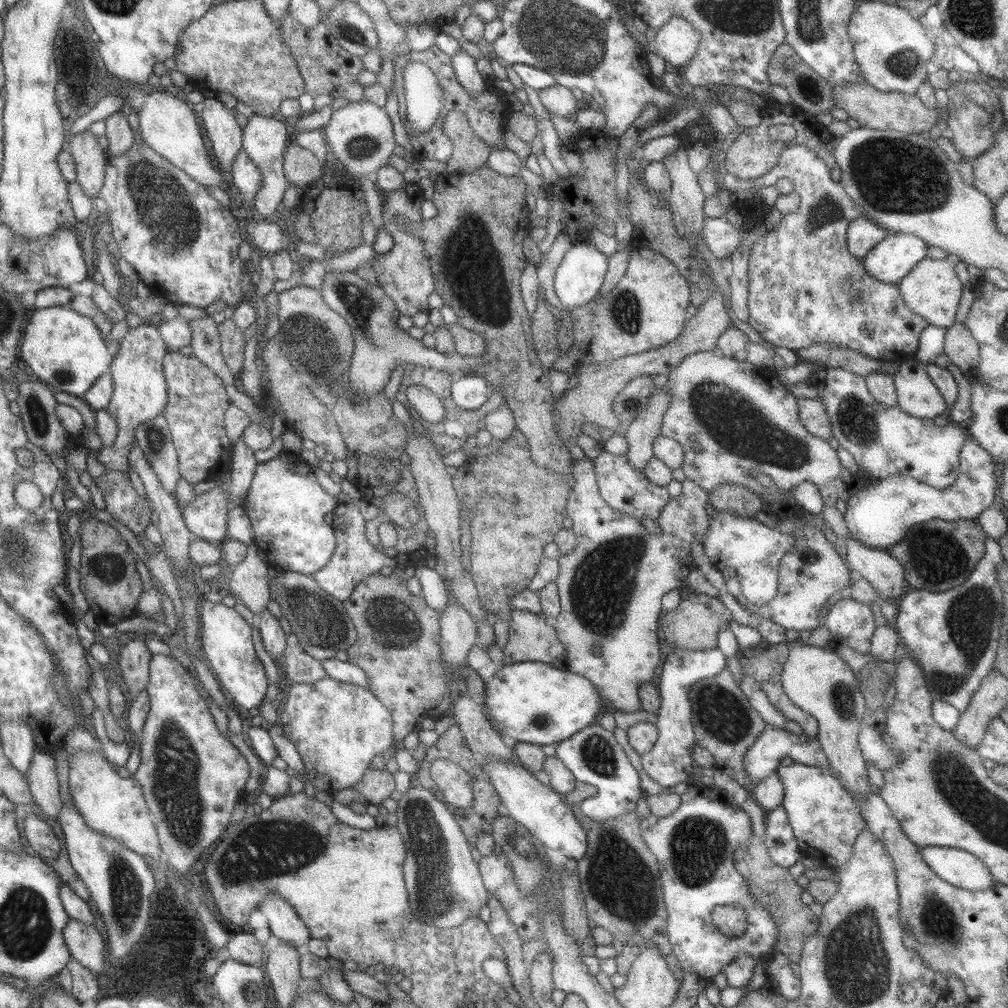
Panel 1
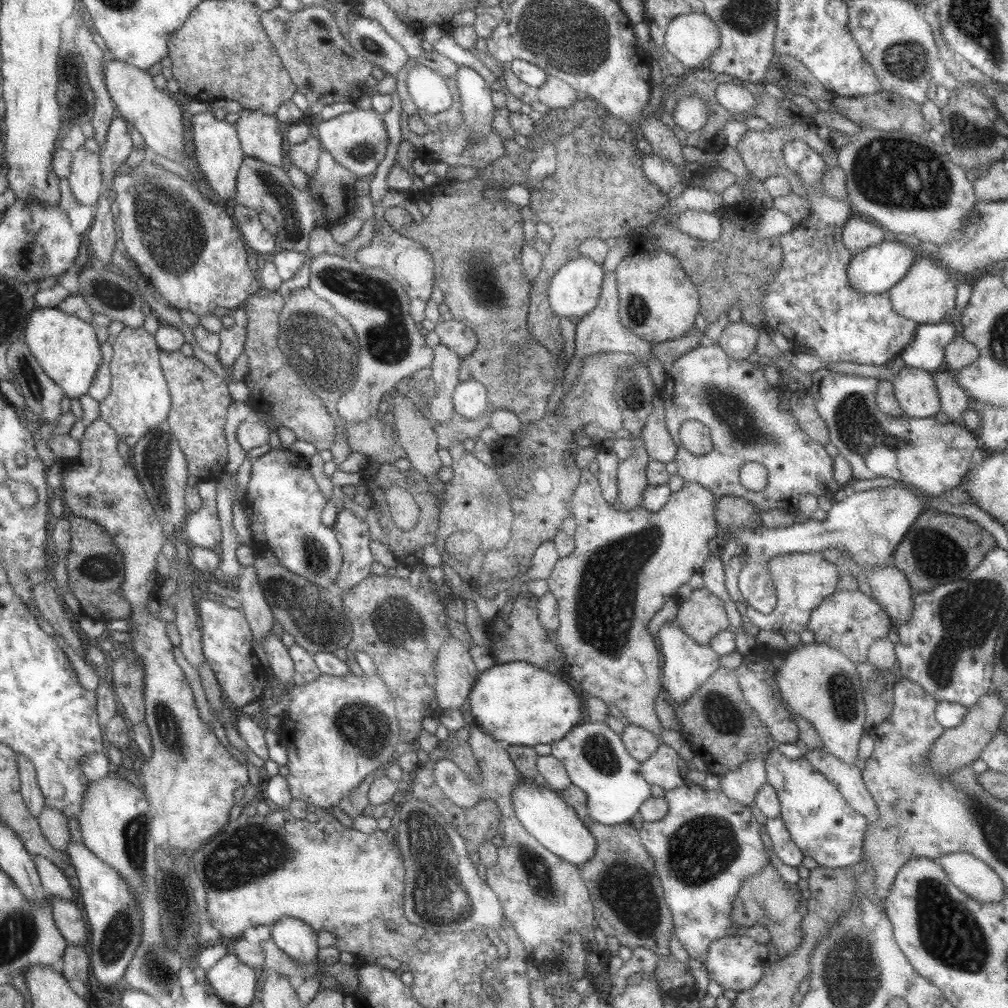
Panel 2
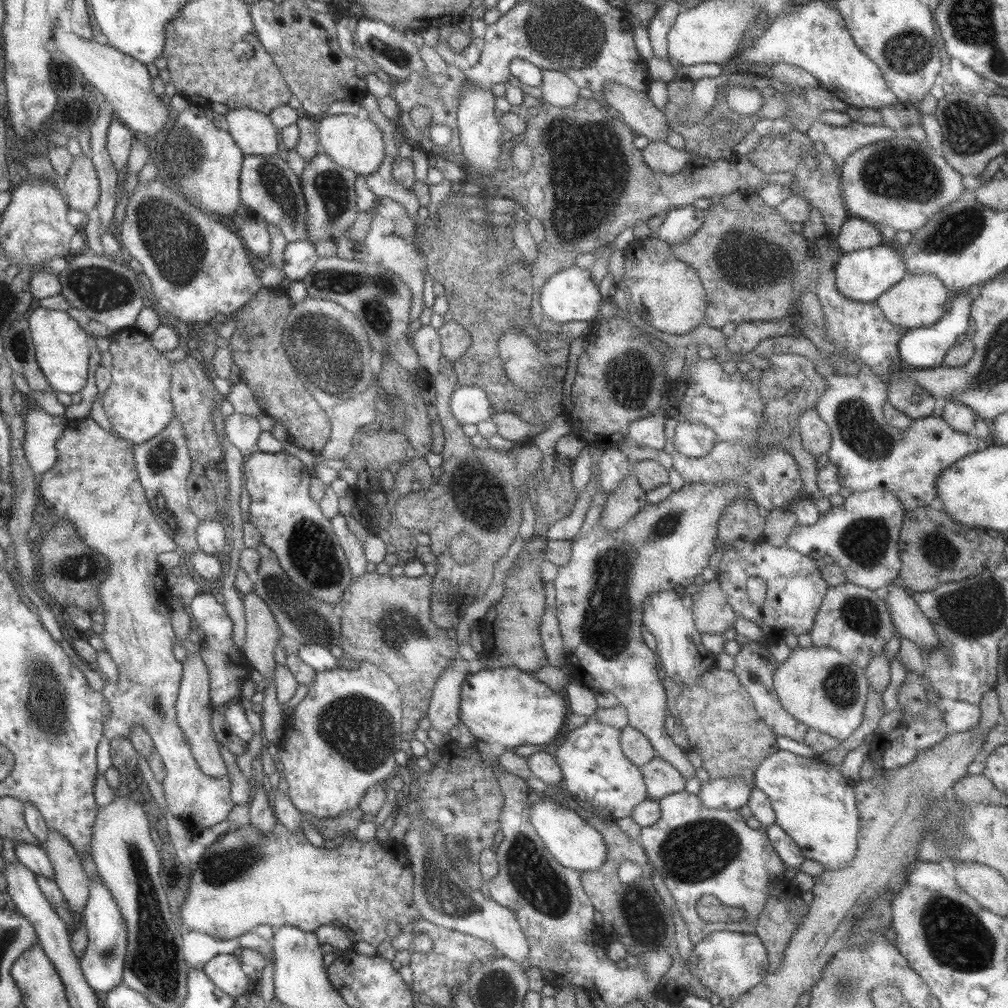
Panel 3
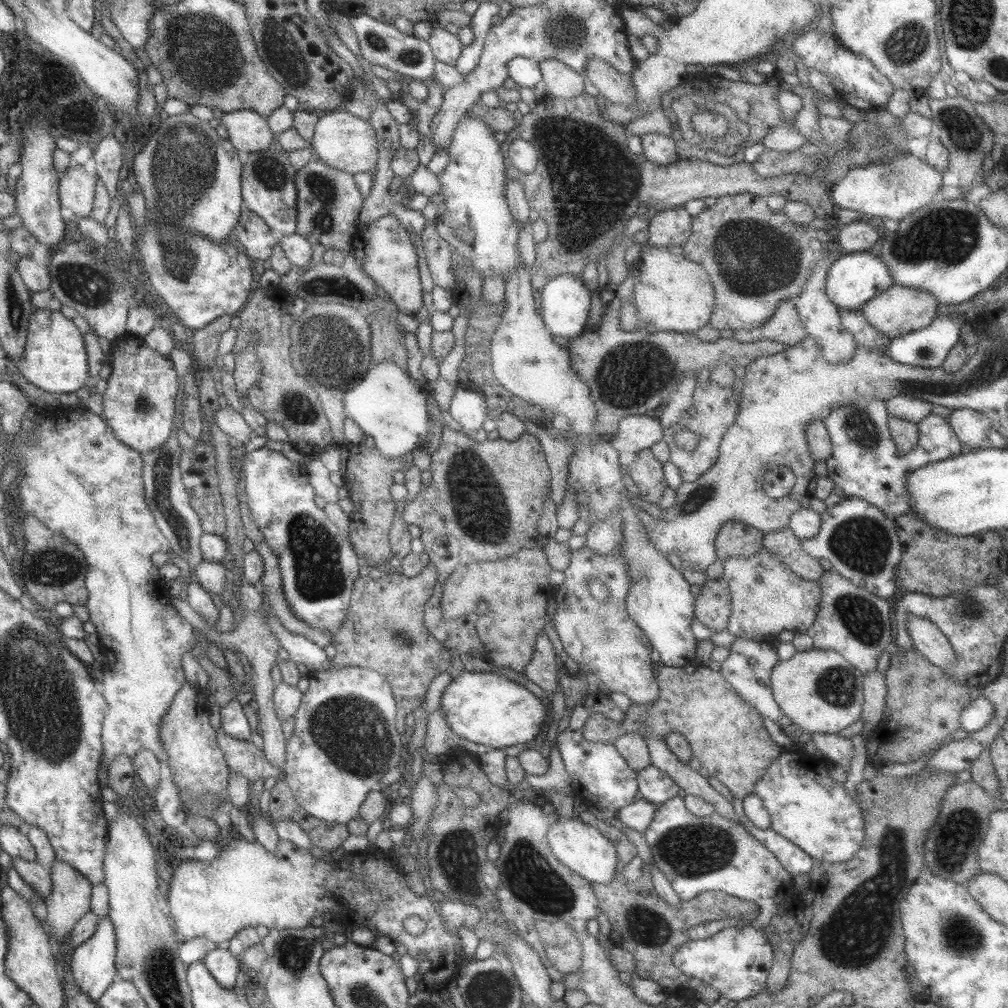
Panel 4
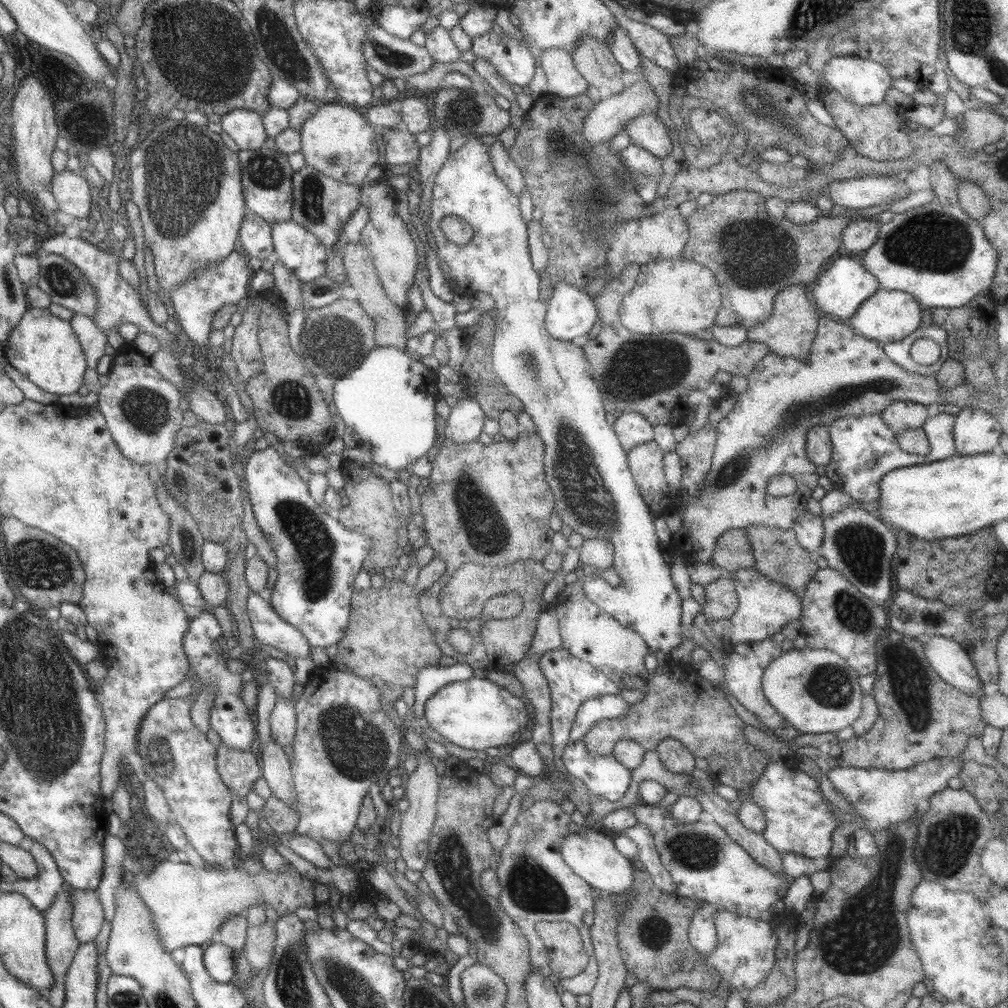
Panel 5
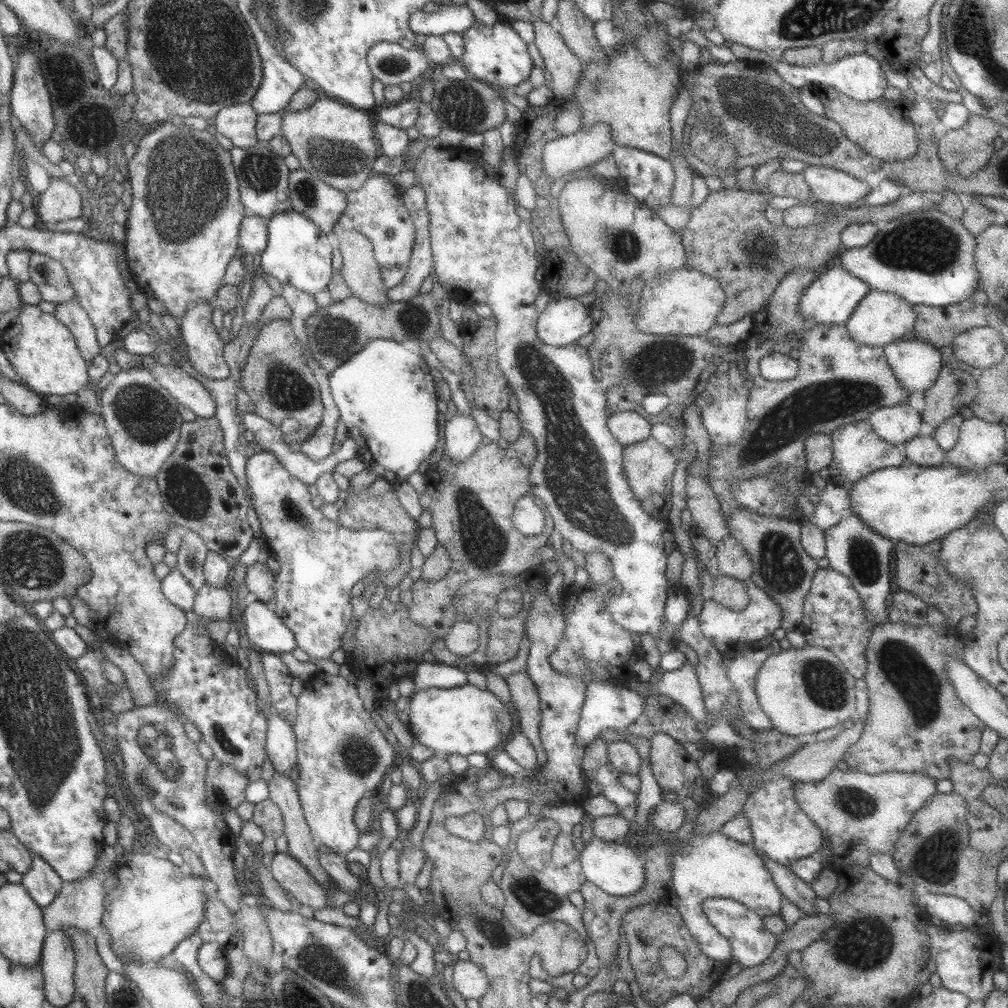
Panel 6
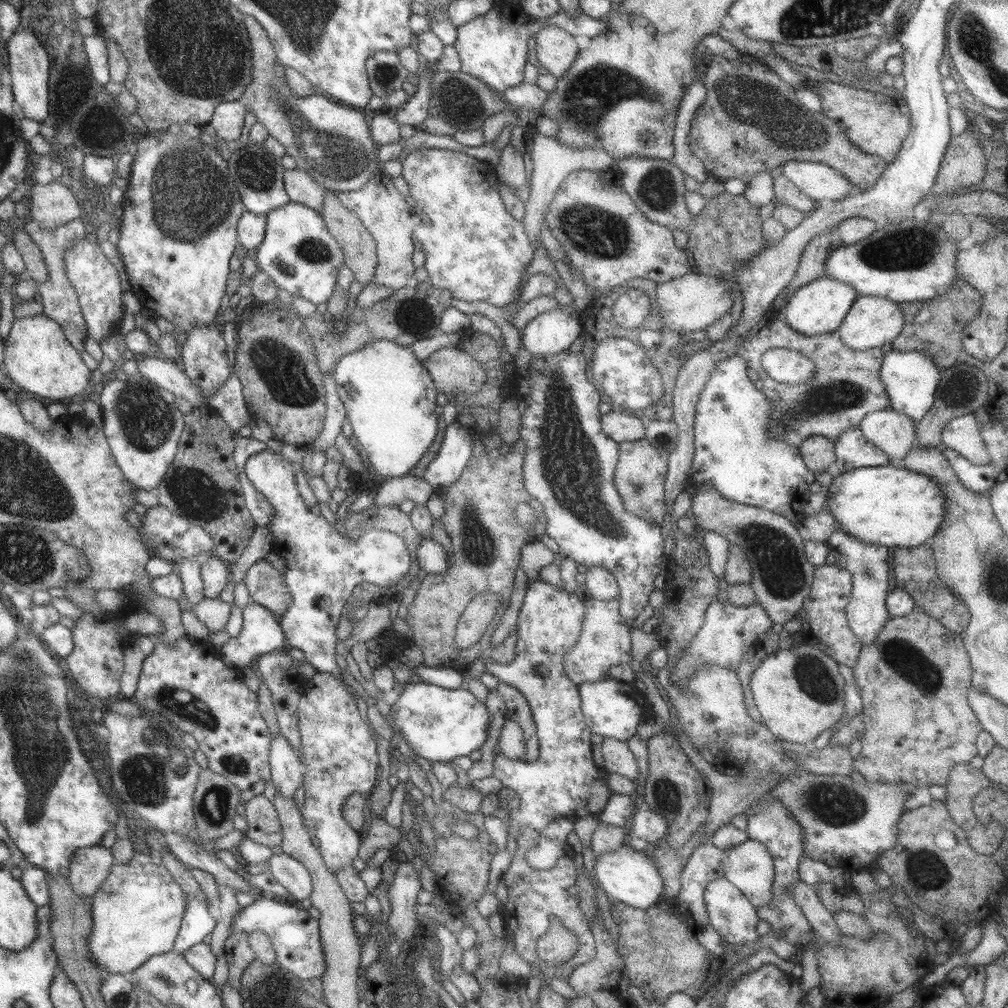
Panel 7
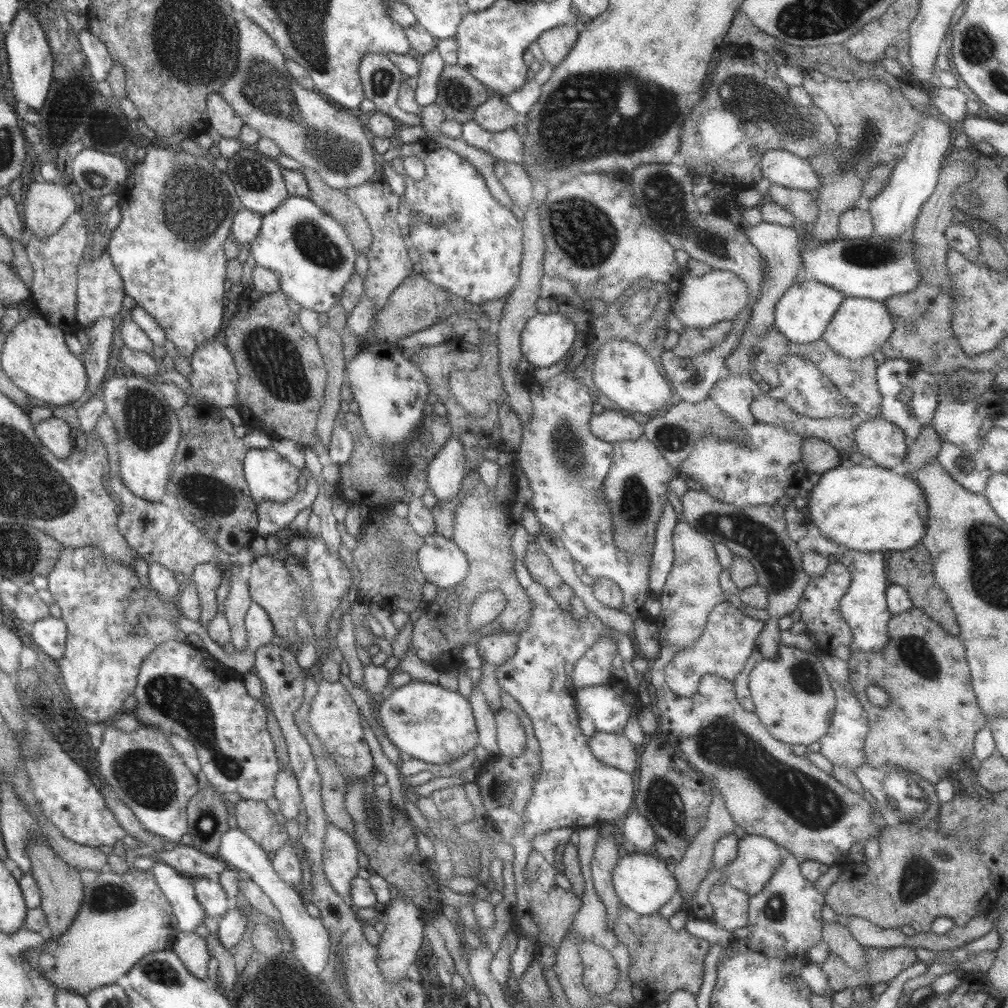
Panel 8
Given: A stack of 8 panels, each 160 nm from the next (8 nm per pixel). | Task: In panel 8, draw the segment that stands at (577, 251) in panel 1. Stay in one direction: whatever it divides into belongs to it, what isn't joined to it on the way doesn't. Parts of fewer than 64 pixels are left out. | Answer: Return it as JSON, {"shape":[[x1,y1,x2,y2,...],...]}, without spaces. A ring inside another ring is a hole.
{"shape":[[567,311,535,313,527,319,520,337,520,352,533,367,557,364,576,344,575,326]]}

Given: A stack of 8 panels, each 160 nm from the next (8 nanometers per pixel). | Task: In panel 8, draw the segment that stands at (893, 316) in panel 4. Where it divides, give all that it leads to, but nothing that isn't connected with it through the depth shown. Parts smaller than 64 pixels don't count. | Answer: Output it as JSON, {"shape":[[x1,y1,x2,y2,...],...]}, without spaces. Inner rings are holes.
{"shape":[[845,297,832,314,831,320,823,330,821,339,829,345,829,349,835,355,855,361,879,351,891,335,892,330,891,315,887,312,882,301]]}

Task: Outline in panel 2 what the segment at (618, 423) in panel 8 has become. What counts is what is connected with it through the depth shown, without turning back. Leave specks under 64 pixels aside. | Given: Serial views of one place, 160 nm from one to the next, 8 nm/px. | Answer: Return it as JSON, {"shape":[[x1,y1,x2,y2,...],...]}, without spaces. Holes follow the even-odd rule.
{"shape":[[658,395,652,400,651,413,641,429,639,437,650,459,664,463,673,460,679,446,673,444,672,438,667,432,664,406]]}

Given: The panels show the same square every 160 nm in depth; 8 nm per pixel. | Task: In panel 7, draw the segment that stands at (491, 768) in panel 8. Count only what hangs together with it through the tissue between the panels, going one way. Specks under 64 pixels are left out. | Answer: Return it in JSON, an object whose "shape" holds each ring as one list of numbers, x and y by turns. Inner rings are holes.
{"shape":[[497,682,495,687,495,693,505,703,505,718,514,720,521,727,525,743,525,754,522,756,522,760,525,762,533,762,538,757,539,751,536,726,533,722,528,702,512,686]]}

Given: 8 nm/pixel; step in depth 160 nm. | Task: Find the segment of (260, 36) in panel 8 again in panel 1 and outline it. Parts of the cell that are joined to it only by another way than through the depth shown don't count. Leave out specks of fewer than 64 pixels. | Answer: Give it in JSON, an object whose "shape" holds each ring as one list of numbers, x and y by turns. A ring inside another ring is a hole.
{"shape":[[369,101,350,103,332,111,329,122,321,128,326,147,334,154,336,160,344,166,344,173,355,179,365,177,369,172,376,173,388,162,395,147,391,121,383,107]]}

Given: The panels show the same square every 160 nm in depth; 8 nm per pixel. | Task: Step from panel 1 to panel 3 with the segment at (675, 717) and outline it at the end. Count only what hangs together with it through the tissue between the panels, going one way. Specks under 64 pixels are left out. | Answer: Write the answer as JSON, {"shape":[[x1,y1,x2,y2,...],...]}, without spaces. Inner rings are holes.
{"shape":[[684,585,650,594,642,602,641,623,656,640,657,656,661,671,676,683,688,685,708,670,715,669,715,654,709,652,700,641,700,632,693,622,692,596,685,593],[653,757,649,762,638,767,645,785,646,796,658,800,666,794,683,791,685,779,674,766]]}

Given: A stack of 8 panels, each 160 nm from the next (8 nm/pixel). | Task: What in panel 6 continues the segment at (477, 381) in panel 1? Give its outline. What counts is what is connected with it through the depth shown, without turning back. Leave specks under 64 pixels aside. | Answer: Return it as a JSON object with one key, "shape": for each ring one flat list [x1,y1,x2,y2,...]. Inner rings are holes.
{"shape":[[455,414,444,424,444,454,452,462,463,462,481,443,481,433,471,416]]}

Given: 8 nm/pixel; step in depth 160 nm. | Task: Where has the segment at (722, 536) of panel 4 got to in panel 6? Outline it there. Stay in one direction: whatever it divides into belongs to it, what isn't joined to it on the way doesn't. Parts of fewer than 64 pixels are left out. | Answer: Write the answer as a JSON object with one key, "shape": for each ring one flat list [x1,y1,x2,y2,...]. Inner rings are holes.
{"shape":[[730,535,715,542,719,574,747,582,752,575,749,553]]}

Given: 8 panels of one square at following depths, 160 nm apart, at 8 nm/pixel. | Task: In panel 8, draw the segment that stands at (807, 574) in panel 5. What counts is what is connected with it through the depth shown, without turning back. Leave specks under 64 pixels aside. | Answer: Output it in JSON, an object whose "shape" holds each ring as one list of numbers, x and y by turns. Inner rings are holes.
{"shape":[[695,489,688,490,680,496,680,503,682,504,681,520,683,522,686,522,693,530,703,534,703,536,708,538,712,543,724,544,734,555,747,558,755,567,757,573,756,584,764,588,768,598,768,603,765,608,768,619,760,635,755,639,755,650,759,651,763,658,773,658,780,642,778,639,778,632,780,630,777,628,777,620,779,617,789,615,797,608,799,598,802,597,802,592,810,581,810,576,807,576,802,569,802,557,798,551,798,542,791,540,788,532,785,530,783,509,772,507,768,504,739,508,734,504,715,500,705,491,696,491]]}

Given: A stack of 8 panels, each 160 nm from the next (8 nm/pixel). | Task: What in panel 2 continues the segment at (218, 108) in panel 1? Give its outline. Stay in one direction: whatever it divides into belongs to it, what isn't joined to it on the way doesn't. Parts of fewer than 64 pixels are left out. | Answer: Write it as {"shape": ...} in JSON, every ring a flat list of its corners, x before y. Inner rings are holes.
{"shape":[[210,105,209,110,204,113,192,114,189,122,191,122,191,142,197,170,221,204,236,192,236,176,244,154,234,125,227,123,225,119,215,119,212,112,213,108]]}

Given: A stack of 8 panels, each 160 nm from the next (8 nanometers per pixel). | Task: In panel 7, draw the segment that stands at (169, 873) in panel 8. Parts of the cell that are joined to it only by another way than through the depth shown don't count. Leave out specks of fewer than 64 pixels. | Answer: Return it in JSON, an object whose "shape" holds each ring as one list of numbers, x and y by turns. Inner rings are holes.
{"shape":[[187,895,172,952,183,956,185,950,201,943,201,939,211,933,215,925,216,921,209,915,206,904,197,900,195,896]]}

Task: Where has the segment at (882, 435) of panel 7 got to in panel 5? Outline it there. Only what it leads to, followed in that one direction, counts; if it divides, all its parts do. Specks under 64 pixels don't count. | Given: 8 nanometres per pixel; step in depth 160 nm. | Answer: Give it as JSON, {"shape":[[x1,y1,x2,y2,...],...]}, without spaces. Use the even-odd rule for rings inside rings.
{"shape":[[906,401,893,402,880,414,882,421,894,434,919,428,927,418,927,410,924,405]]}

